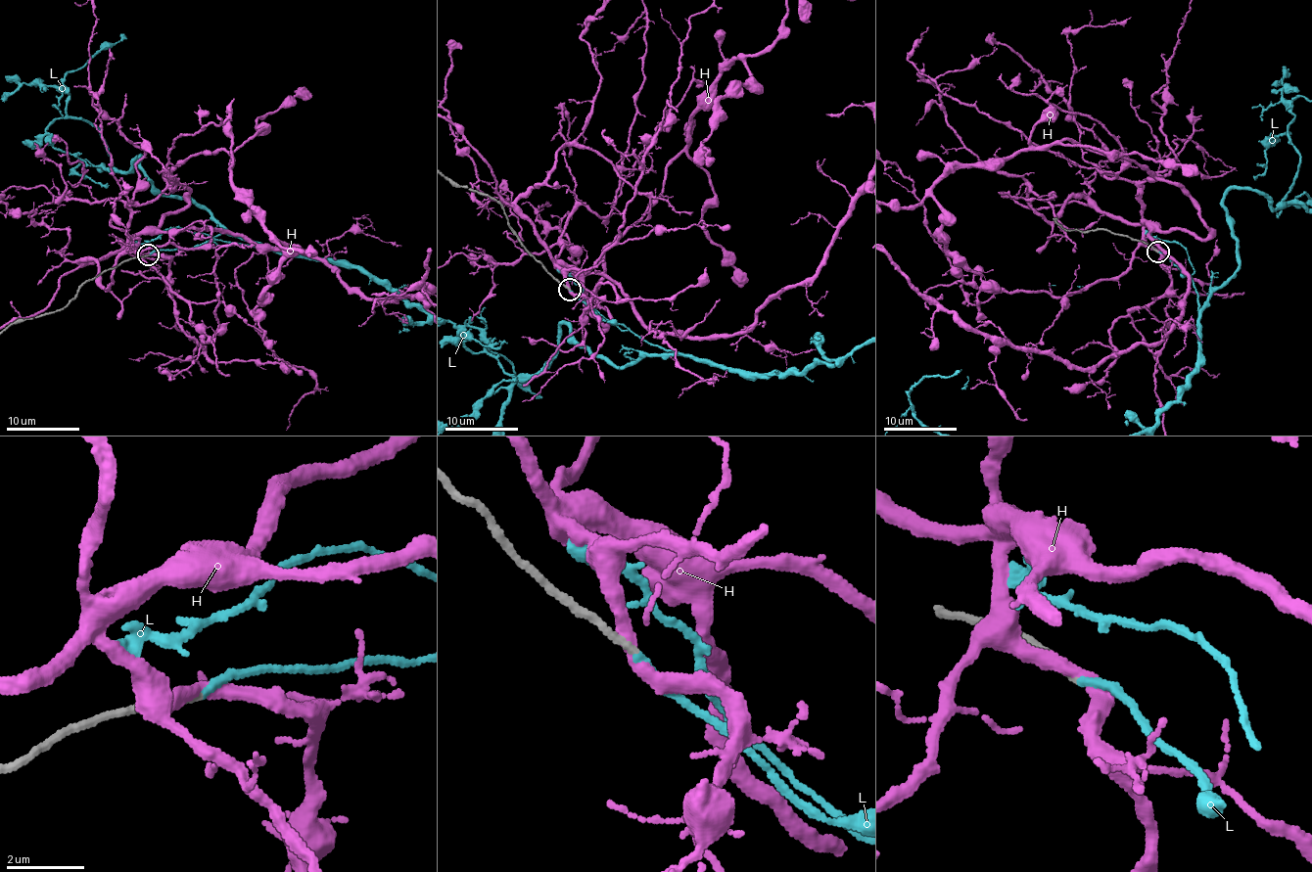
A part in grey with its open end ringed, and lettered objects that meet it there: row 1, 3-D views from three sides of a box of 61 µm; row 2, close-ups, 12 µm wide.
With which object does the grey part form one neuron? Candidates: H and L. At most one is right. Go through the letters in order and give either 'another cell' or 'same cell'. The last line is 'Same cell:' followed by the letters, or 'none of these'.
H: another cell
L: same cell
Same cell: L

